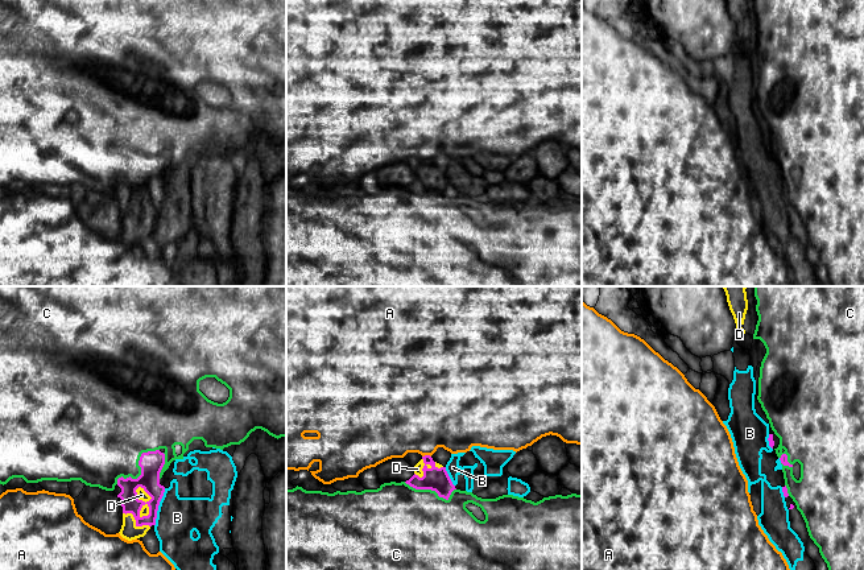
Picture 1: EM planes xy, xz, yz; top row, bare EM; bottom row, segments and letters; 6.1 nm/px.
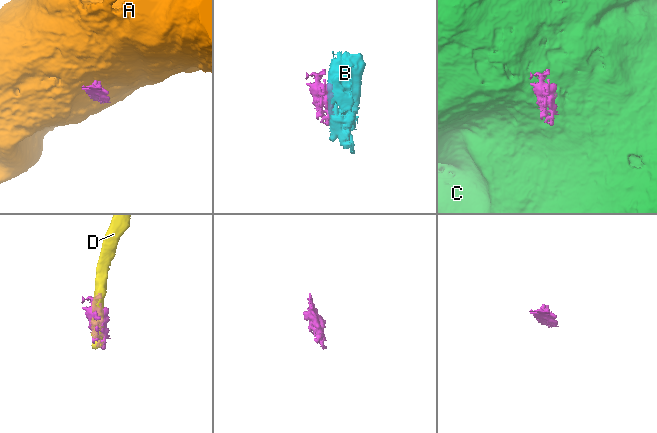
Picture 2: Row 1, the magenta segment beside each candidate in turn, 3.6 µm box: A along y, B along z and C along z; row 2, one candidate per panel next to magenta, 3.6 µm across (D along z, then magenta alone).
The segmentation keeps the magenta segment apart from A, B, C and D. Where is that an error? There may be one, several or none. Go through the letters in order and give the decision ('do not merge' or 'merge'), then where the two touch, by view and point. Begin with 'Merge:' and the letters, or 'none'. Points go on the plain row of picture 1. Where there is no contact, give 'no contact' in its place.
Merge: D
A: do not merge; meets magenta in xz at (426, 160)
B: do not merge; meets magenta in xy at (157, 211)
C: do not merge; meets magenta in xy at (141, 173)
D: merge; meets magenta in xy at (141, 205)

